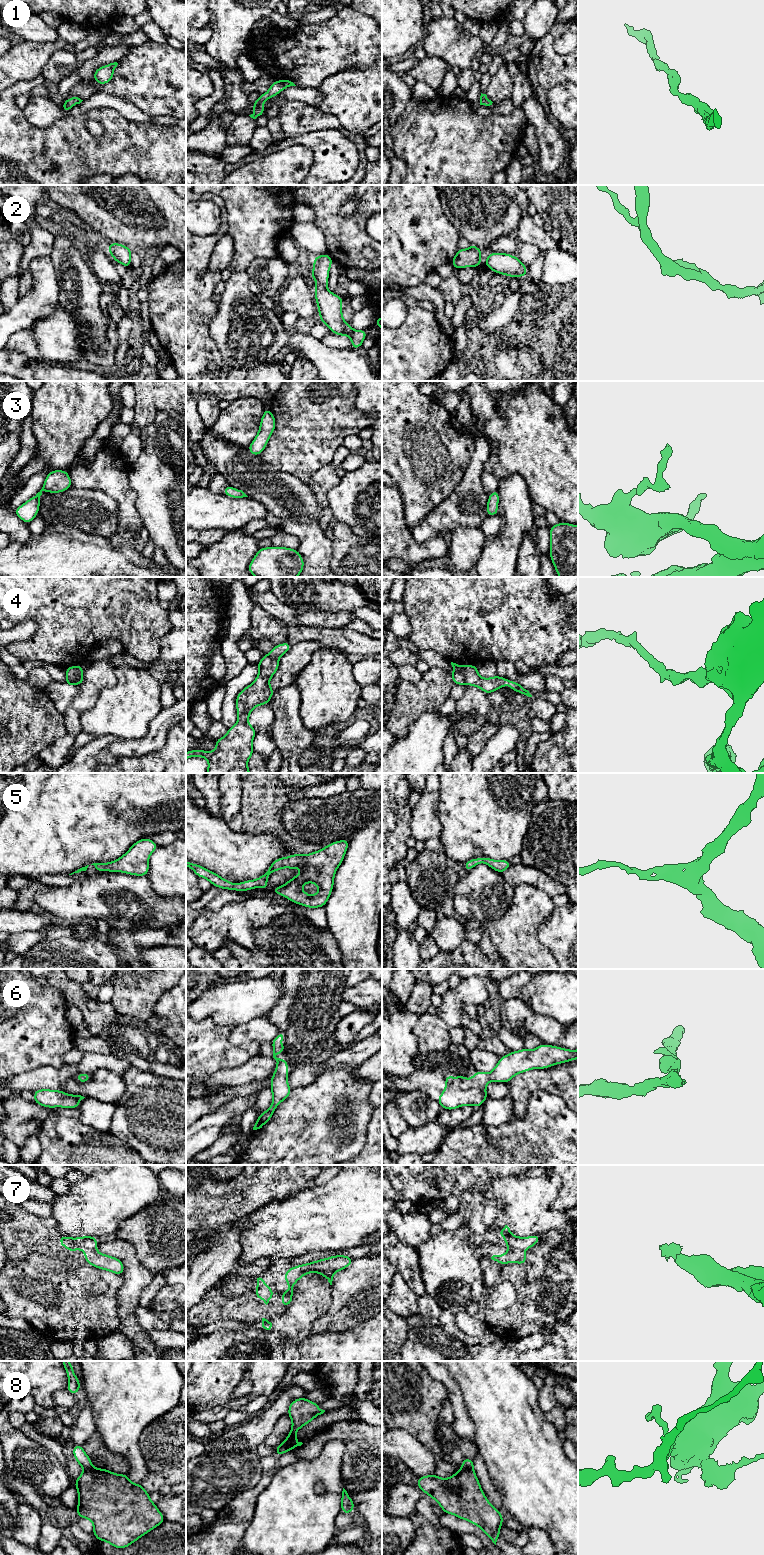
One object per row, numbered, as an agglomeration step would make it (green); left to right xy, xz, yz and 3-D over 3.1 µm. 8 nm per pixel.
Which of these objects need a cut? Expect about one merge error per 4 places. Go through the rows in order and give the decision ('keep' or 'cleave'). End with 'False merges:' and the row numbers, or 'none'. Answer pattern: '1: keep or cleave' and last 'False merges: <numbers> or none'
1: keep
2: keep
3: keep
4: cleave
5: keep
6: keep
7: keep
8: cleave
False merges: 4, 8

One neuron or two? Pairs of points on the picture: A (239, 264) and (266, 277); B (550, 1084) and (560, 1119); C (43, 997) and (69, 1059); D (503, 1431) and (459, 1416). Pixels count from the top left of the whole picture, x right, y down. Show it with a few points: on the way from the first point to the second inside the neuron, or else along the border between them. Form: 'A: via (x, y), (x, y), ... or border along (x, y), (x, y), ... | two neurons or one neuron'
A: border along (268, 257), (255, 258), (245, 270) | two neurons
B: border along (529, 1095), (545, 1090), (558, 1095), (567, 1105) | two neurons
C: border along (73, 1047), (64, 1055), (64, 1063) | two neurons
D: border along (463, 1398), (466, 1412), (475, 1426), (475, 1442) | two neurons

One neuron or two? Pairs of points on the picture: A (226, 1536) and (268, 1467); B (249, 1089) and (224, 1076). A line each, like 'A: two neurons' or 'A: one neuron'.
A: one neuron
B: two neurons

